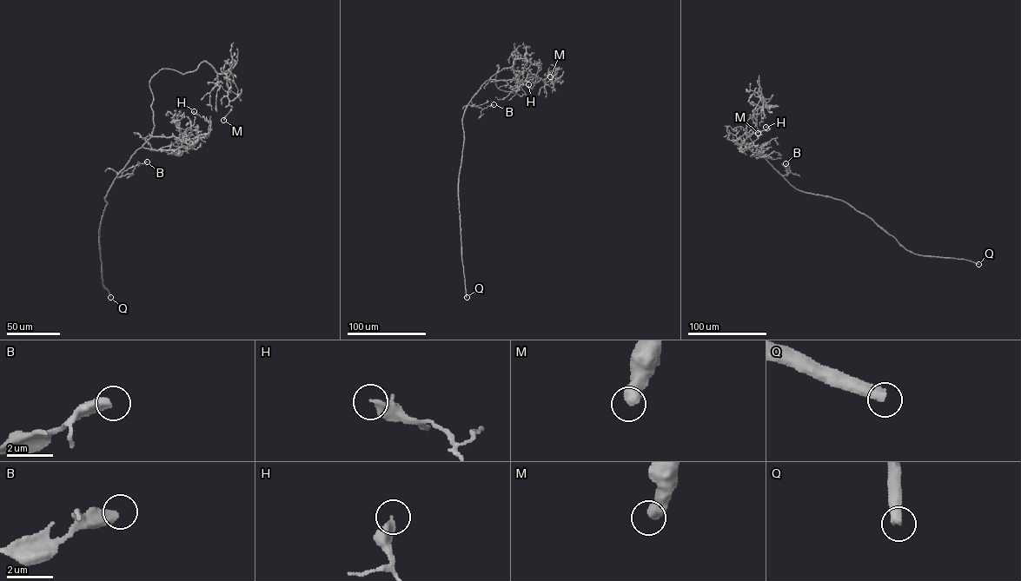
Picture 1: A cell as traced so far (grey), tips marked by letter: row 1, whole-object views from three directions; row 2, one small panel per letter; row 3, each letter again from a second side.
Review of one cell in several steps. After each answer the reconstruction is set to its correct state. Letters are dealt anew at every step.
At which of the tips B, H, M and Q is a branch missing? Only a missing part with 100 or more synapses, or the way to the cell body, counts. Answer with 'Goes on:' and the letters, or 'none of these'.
Goes on: Q

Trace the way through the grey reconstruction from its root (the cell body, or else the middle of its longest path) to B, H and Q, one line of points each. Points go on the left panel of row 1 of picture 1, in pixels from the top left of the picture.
B: (114, 180), (130, 174), (136, 165), (147, 161)
H: (114, 180), (134, 152), (152, 136), (175, 136), (193, 144), (200, 135), (208, 133), (211, 124), (194, 111)
Q: (114, 180), (104, 197), (107, 203), (99, 239), (102, 282), (110, 297)

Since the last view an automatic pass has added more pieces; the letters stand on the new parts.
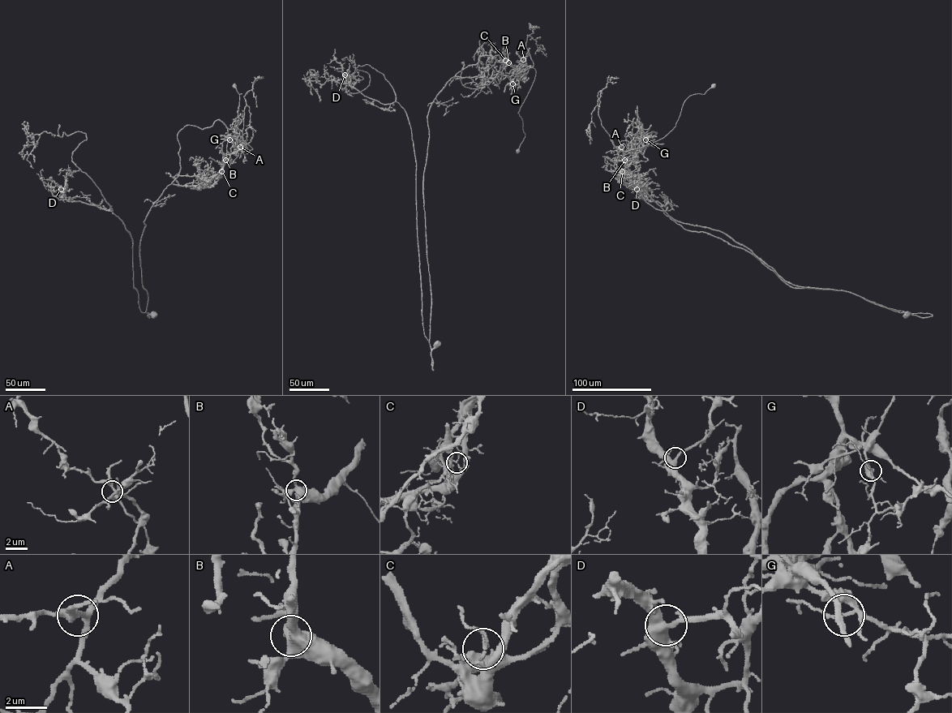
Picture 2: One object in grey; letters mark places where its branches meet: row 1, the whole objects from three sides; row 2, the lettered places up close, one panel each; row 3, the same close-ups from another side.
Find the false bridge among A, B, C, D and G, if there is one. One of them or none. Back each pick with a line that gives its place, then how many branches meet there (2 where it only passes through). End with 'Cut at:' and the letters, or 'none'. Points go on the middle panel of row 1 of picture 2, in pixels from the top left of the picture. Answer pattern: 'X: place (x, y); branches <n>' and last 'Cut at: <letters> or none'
C: place (505, 60); branches 4
Cut at: C

